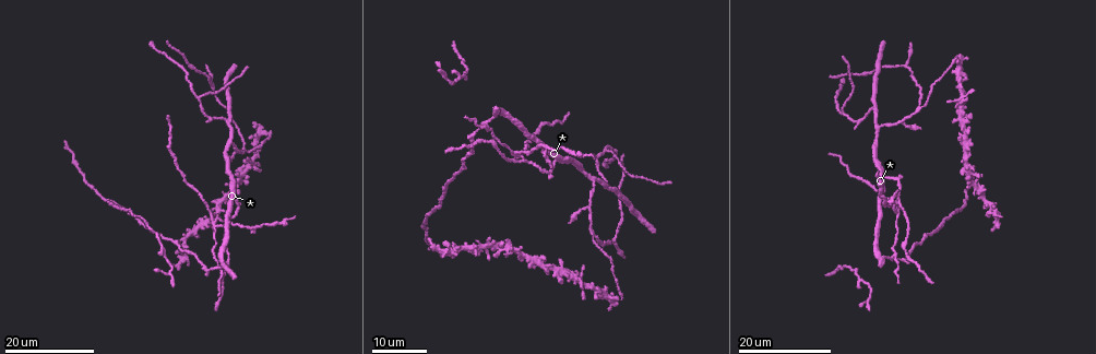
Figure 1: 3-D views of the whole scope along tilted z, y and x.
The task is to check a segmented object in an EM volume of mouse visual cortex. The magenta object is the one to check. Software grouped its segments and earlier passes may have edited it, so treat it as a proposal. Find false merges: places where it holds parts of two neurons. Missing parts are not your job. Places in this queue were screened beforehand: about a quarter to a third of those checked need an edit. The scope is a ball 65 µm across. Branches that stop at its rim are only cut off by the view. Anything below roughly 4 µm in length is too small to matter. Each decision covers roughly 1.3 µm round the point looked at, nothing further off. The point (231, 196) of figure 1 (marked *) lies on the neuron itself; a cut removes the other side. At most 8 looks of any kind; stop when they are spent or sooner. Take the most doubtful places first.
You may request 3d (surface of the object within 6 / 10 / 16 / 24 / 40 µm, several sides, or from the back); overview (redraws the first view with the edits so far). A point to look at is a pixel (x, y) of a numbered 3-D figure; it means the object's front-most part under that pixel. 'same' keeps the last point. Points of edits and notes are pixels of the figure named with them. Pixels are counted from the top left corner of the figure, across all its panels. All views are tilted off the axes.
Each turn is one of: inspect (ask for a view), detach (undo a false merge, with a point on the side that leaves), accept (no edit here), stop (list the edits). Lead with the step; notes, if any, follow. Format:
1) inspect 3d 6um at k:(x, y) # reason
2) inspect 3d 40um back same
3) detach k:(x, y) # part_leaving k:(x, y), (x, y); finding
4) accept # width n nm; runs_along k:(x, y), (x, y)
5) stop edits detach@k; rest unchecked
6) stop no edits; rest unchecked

inspect 3d 16um at 1:(892, 254) # small branch off a trunk

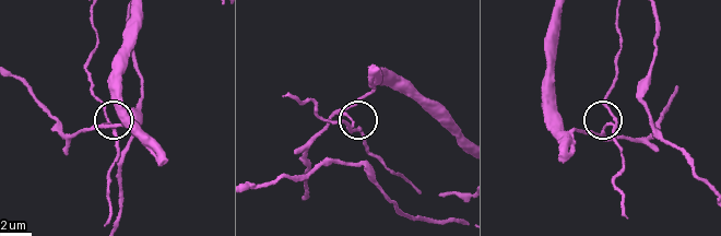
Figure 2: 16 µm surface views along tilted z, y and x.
inspect 3d 10um at 2:(351, 119)

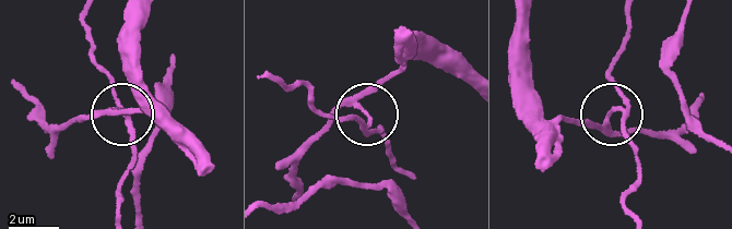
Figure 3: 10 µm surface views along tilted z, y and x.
detach 3:(133, 128) # part_leaving 3:(104, 115), (122, 105), (92, 57), (85, 13); a second neuron is stuck on

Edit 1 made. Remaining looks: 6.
inspect overview

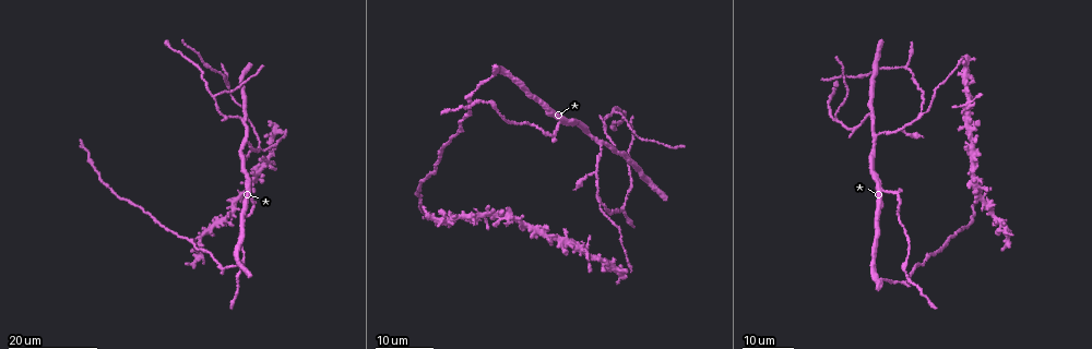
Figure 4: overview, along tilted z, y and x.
inspect 3d 24um at 4:(560, 122)

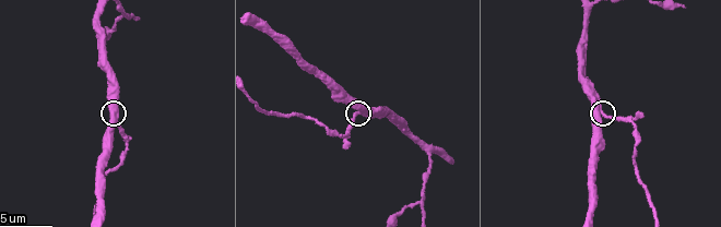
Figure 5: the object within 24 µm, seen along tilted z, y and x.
inspect 3d 6um at 5:(603, 113)

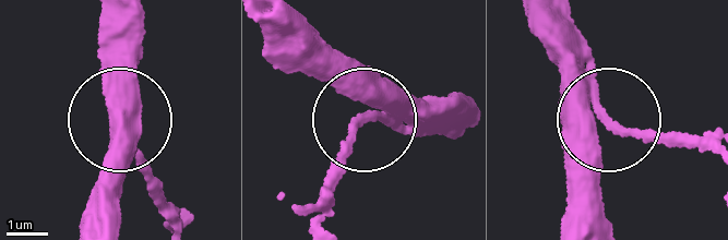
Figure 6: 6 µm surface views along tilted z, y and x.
accept # runs_along 6:(571, 159), (591, 131), (611, 122), (693, 152); continuous, no second neuron

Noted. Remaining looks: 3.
inspect 3d 16um at 4:(870, 114) # a fork

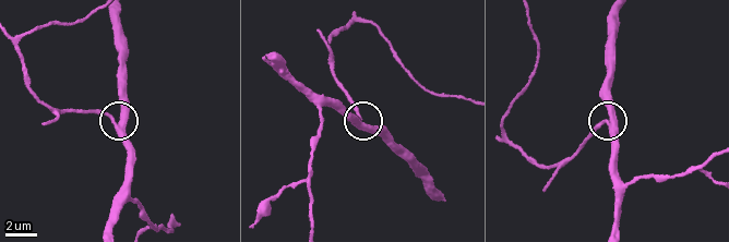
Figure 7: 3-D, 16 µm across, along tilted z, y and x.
inspect 3d 6um at 7:(117, 125)

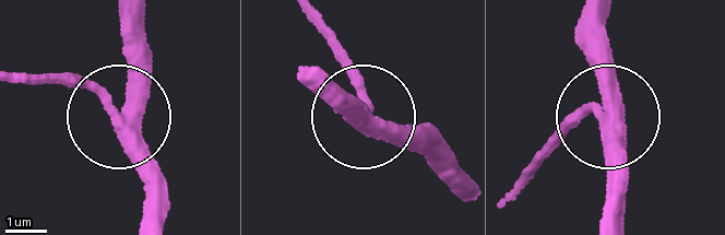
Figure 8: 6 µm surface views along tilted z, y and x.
accept # width 340 nm; runs_along 8:(624, 215), (624, 142), (604, 115), (606, 19); continuous, no second neuron

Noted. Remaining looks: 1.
inspect 3d 10um at 5:(421, 202) # small branch off a trunk

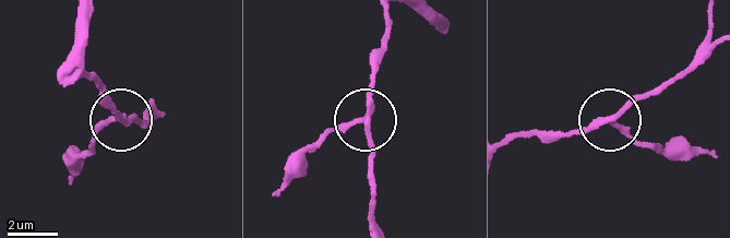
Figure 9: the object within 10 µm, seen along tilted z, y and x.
detach 9:(95, 134) # arms 3; part_leaving 9:(366, 115), (321, 140), (273, 192); a second neuron is stuck on

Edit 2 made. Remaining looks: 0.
stop edits detach@3, detach@9; rest unchecked

